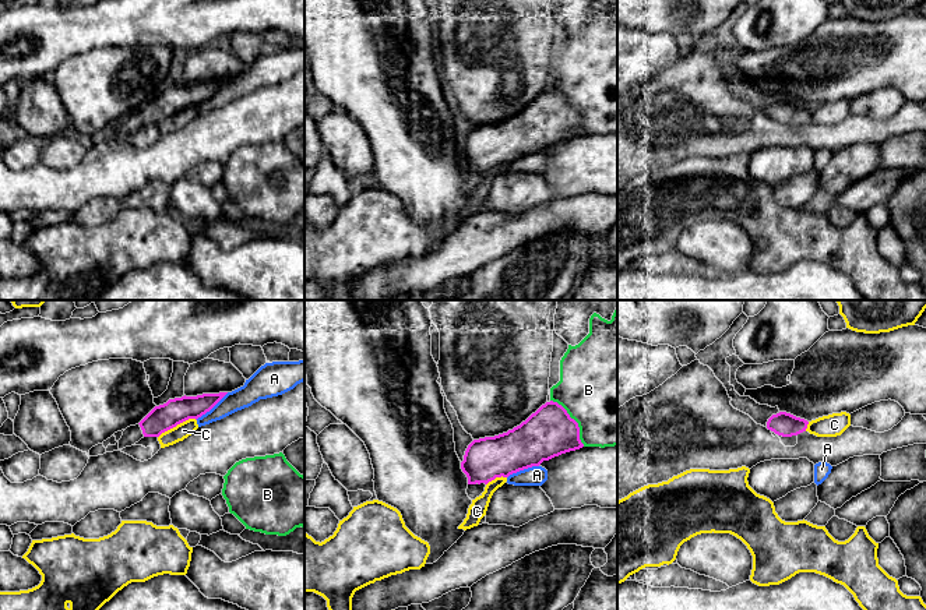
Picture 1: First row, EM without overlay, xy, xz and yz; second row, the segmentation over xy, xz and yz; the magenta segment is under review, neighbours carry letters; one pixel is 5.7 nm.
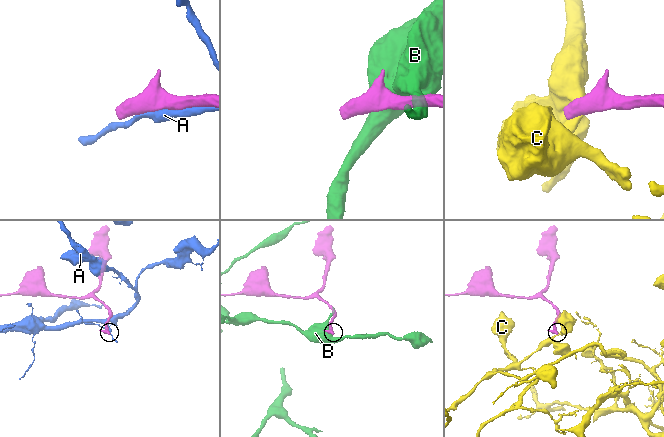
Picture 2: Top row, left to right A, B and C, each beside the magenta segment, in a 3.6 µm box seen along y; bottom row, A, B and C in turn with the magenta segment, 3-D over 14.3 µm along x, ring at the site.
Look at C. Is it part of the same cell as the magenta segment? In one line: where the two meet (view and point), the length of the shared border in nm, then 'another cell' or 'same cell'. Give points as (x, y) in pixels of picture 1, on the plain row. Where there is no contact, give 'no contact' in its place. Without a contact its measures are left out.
meets magenta in xy at (176, 112); contact 240 nm long; another cell

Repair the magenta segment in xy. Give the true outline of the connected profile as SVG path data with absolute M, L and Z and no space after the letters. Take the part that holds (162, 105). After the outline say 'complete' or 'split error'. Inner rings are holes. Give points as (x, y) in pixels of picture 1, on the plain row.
M228 80L203 81L169 87L155 94L138 112L130 113L119 127L119 137L131 134L144 124L159 124L162 120L210 99Z; split error

